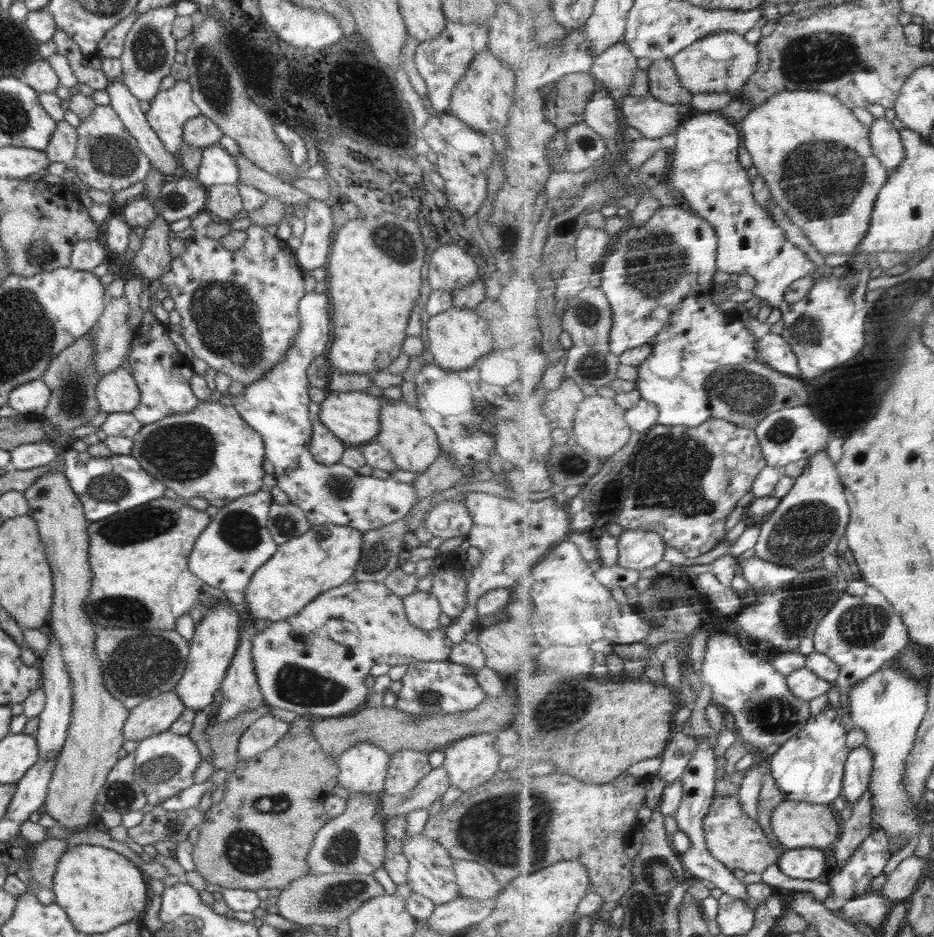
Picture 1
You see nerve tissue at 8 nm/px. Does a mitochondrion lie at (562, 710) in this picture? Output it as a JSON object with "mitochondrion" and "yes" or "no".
{"mitochondrion":"yes"}

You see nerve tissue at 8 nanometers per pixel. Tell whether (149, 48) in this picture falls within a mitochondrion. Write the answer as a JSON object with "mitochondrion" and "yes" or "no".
{"mitochondrion":"yes"}

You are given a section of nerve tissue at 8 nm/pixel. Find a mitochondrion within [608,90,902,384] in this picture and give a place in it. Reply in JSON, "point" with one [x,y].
{"point":[821,178]}

